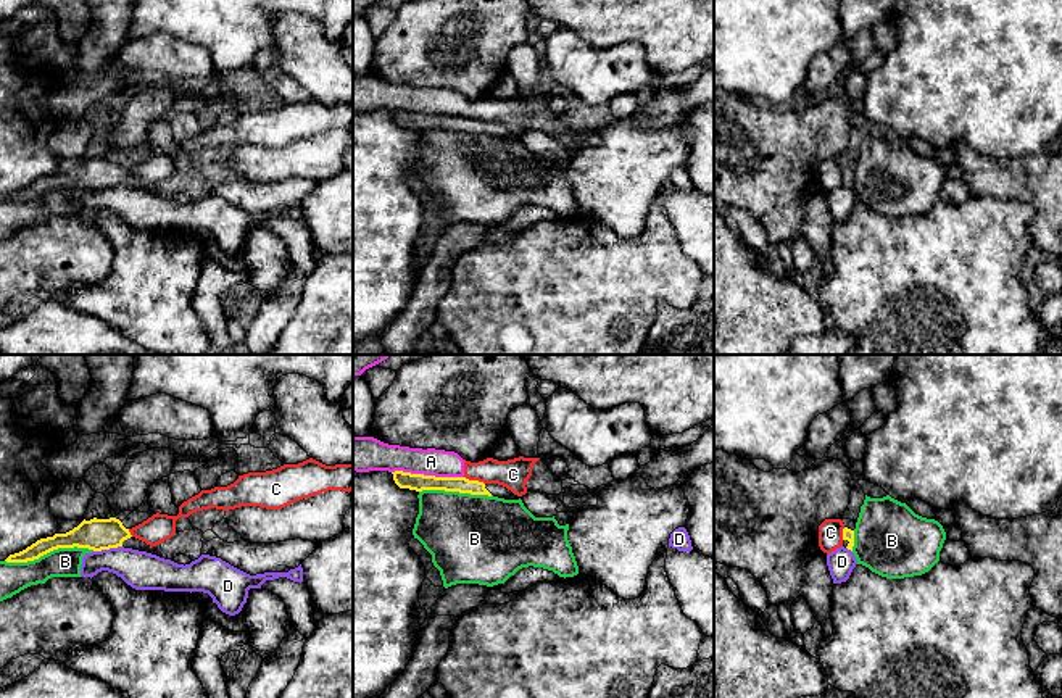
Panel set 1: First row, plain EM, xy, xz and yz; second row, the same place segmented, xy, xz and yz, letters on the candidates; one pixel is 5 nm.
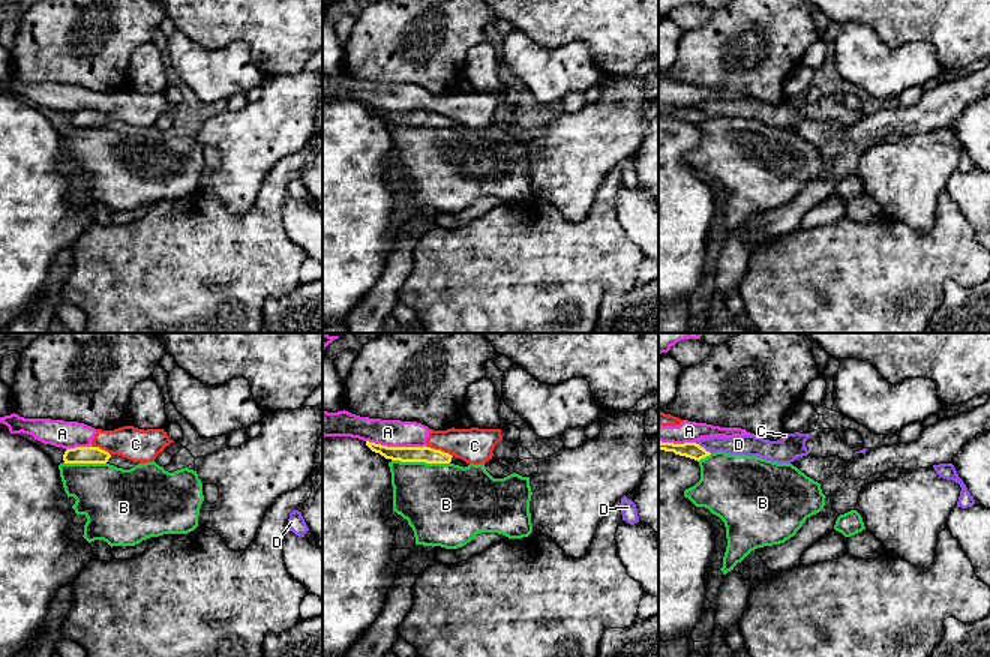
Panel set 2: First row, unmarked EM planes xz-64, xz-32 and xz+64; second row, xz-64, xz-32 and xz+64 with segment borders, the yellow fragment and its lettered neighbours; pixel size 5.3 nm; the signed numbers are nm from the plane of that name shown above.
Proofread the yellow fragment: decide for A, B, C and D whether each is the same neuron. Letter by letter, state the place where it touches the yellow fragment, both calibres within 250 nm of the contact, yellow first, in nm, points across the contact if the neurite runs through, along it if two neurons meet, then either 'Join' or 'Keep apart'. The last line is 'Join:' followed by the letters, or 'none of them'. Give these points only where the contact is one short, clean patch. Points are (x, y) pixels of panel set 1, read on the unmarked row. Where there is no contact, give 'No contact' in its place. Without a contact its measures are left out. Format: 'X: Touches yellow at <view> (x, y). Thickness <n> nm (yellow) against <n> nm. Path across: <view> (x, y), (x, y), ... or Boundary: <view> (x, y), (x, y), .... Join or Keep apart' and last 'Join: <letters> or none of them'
A: Touches yellow at xz (427, 115). Thickness 90 nm (yellow) against 140 nm. Keep apart
B: Touches yellow at xy (49, 191). Thickness 160 nm (yellow) against 140 nm. Keep apart
C: Touches yellow at xz (474, 120). Thickness 80 nm (yellow) against 150 nm. Keep apart
D: Touches yellow at xy (107, 187). Thickness 160 nm (yellow) against 190 nm. Keep apart
Join: none of them

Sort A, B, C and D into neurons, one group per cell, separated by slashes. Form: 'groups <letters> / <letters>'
groups A C / B / D

